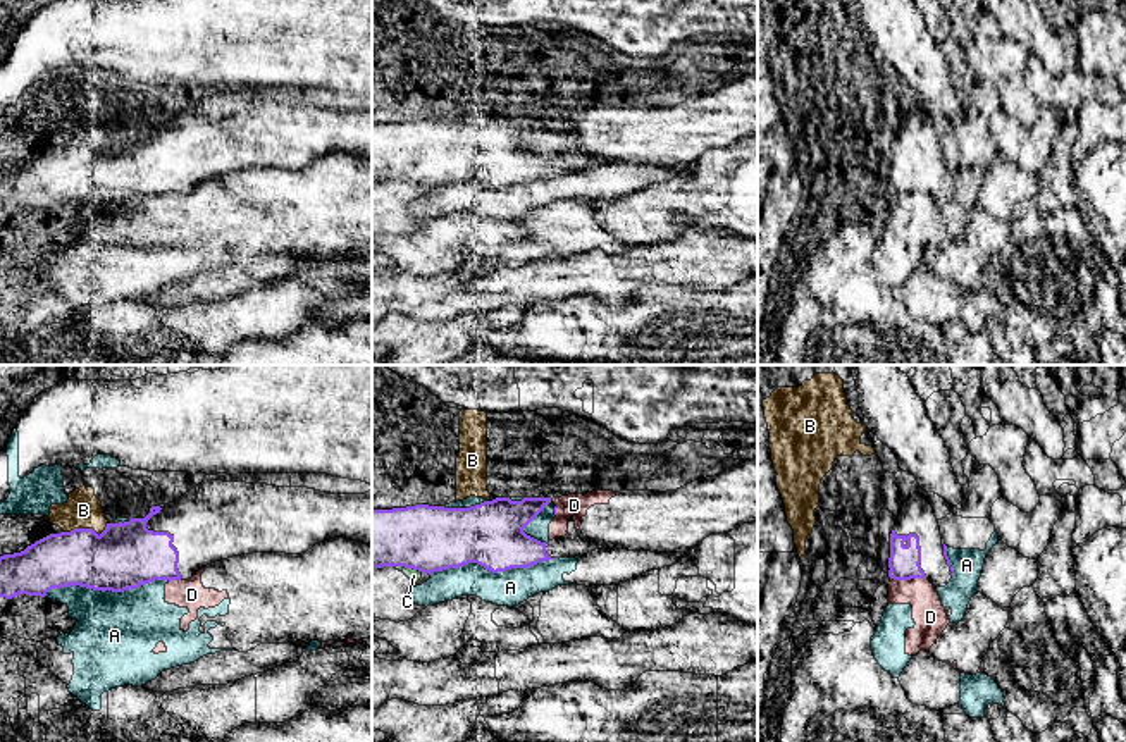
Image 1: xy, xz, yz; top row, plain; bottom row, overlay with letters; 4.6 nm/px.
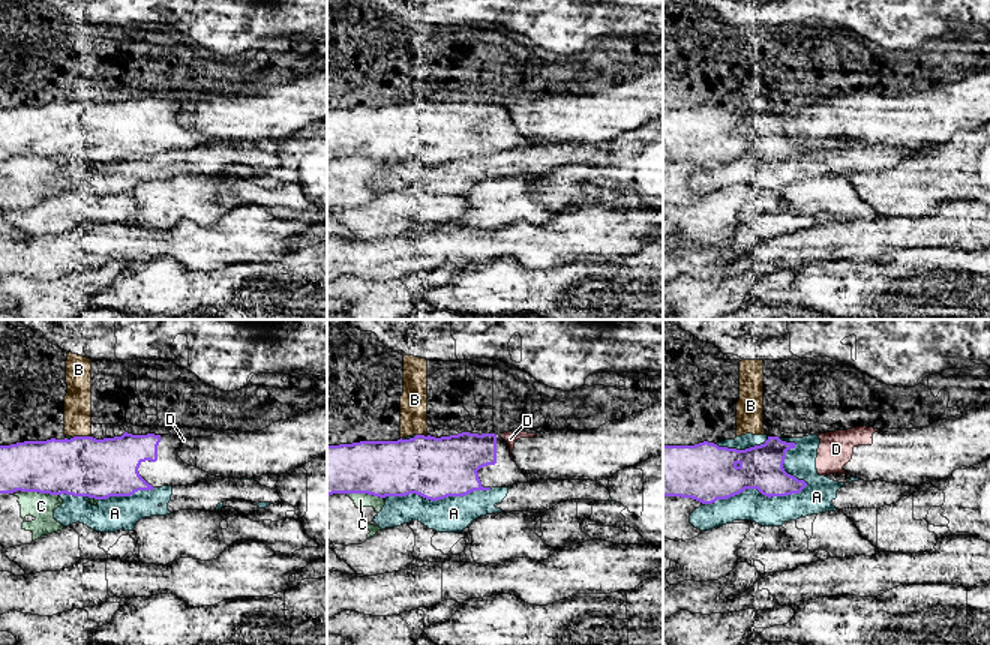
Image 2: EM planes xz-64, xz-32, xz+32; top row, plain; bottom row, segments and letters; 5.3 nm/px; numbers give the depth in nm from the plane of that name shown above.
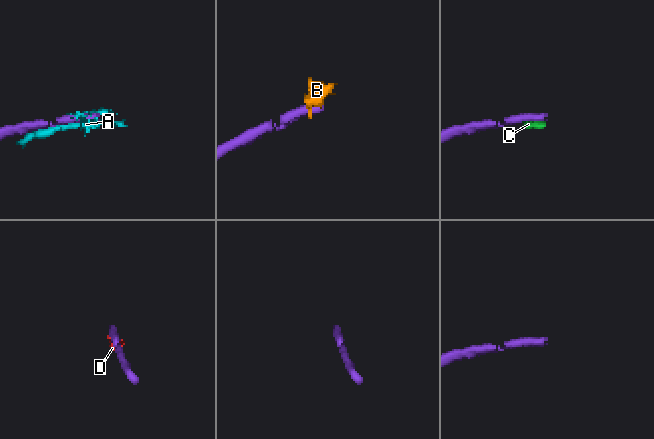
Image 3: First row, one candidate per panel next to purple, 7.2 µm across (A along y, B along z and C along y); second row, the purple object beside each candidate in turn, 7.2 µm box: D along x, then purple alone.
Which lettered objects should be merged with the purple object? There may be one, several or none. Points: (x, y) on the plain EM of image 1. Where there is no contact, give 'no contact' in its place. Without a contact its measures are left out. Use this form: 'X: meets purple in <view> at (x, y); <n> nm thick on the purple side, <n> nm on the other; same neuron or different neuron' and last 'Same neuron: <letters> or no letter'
A: meets purple in xy at (105, 204); 300 nm thick on the purple side, 380 nm on the other; different neuron
B: meets purple in xy at (86, 143); 300 nm thick on the purple side, 180 nm on the other; different neuron
C: meets purple in xz at (408, 181); 300 nm thick on the purple side, 60 nm on the other; different neuron
D: meets purple in yz at (908, 193); 140 nm thick on the purple side, 150 nm on the other; different neuron
Same neuron: no letter

